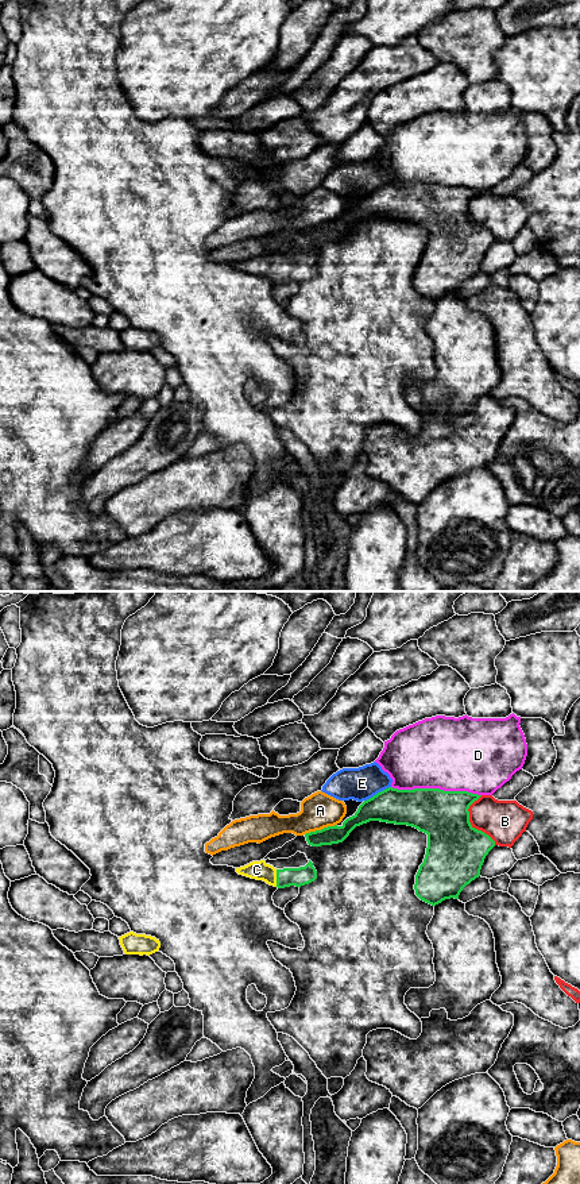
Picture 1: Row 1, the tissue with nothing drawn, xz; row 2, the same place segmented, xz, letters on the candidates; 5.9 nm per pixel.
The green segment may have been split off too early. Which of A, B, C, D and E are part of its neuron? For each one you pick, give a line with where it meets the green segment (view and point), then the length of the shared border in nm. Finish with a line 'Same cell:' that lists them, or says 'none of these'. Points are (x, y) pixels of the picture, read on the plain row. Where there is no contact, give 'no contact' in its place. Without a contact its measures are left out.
C: contact xz (277, 273); length 100 nm
Same cell: C

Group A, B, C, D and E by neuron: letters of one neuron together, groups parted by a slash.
A / B / C / D / E

